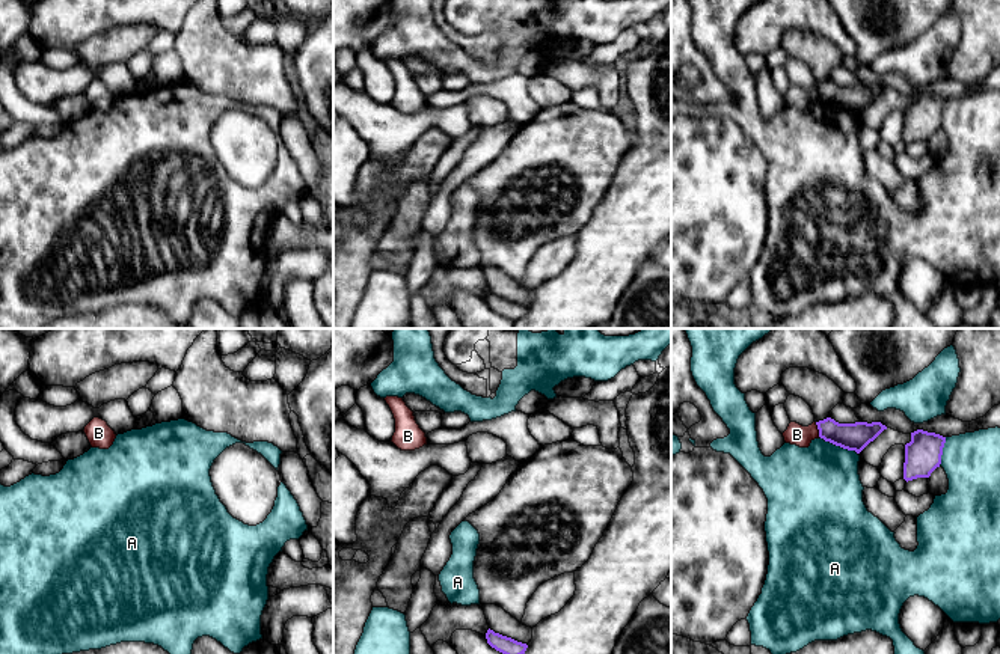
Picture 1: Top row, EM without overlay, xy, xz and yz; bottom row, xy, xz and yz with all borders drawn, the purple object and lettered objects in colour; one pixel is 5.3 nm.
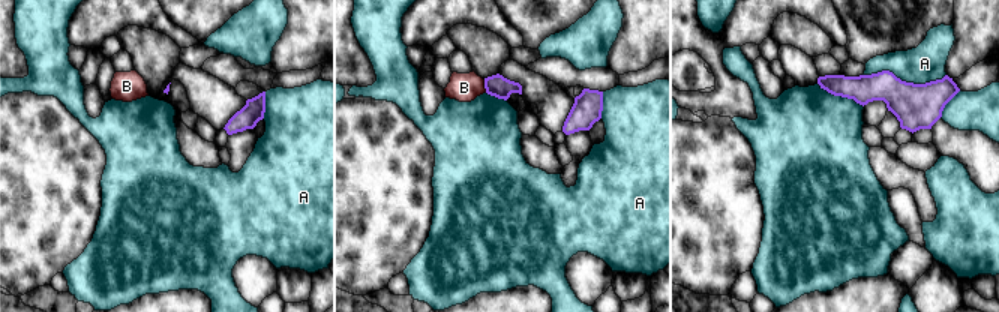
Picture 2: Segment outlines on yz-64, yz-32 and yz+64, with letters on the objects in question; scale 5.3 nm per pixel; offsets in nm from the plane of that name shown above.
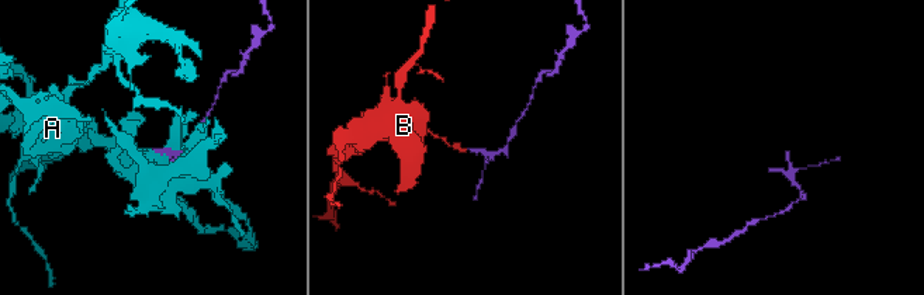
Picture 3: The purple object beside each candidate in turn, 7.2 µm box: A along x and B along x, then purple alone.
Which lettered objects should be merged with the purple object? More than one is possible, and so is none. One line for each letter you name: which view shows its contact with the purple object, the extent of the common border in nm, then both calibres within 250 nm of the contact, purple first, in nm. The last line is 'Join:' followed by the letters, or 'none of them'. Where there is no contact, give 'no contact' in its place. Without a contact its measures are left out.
Join: none of them

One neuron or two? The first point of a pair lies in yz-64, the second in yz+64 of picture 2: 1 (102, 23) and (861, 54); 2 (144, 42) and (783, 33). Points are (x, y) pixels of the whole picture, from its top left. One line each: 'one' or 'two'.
1: two
2: one

